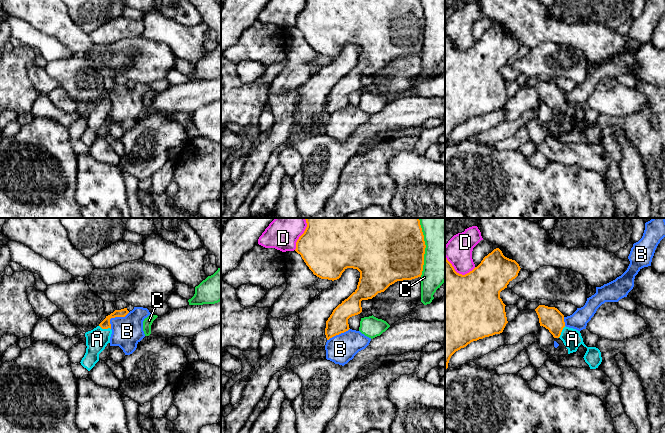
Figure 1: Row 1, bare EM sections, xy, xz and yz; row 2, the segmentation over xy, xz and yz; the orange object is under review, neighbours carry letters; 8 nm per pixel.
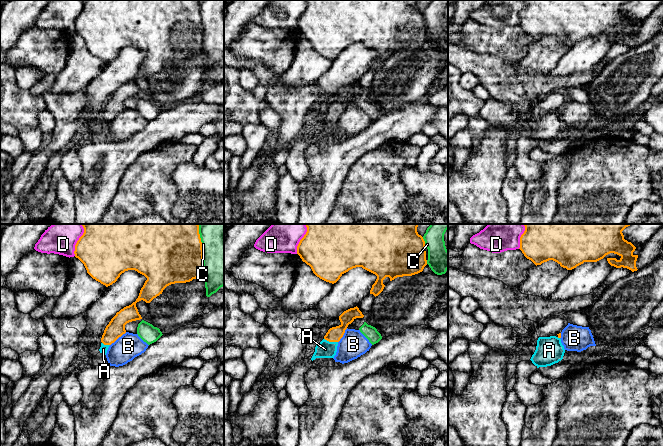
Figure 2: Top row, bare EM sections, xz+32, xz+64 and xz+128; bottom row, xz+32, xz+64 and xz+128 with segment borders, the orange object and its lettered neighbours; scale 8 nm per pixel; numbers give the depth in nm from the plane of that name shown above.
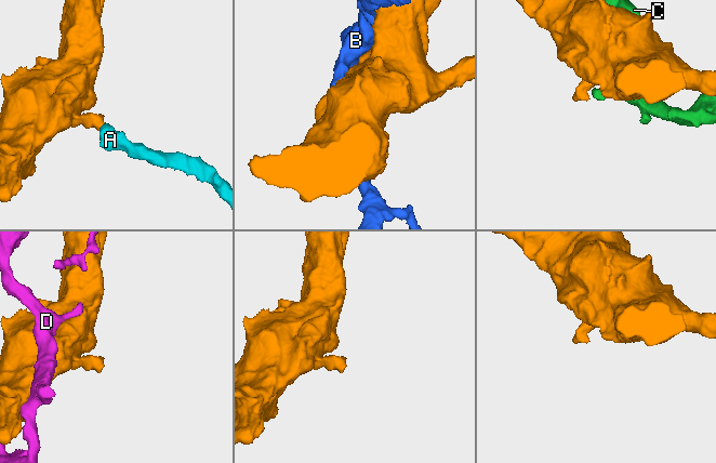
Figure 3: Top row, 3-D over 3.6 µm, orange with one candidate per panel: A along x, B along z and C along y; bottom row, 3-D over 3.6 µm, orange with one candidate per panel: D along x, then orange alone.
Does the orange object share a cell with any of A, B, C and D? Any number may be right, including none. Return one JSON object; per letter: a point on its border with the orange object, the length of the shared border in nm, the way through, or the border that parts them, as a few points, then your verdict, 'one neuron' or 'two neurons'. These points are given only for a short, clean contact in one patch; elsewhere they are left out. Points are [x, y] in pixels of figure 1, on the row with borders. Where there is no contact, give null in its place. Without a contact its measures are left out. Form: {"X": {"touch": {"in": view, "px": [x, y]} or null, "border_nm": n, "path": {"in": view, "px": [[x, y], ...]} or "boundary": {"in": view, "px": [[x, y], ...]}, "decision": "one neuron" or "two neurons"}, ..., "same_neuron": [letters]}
{"A": {"touch": {"in": "xy", "px": [105, 328]}, "border_nm": 100, "path": {"in": "xy", "px": [[105, 324], [105, 328], [97, 339]]}, "decision": "one neuron"}, "B": {"touch": {"in": "xy", "px": [115, 316]}, "border_nm": 200, "decision": "two neurons"}, "C": {"touch": {"in": "xz", "px": [425, 247]}, "border_nm": 480, "decision": "two neurons"}, "D": {"touch": {"in": "yz", "px": [458, 273]}, "border_nm": 260, "decision": "two neurons"}, "same_neuron": ["A"]}

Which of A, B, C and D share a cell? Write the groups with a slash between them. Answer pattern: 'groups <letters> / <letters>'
groups A / B / C / D

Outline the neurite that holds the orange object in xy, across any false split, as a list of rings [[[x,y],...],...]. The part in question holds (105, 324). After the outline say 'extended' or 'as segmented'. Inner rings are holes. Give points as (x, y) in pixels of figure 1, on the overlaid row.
[[[127,308],[115,310],[93,330],[85,333],[86,337],[86,353],[81,360],[81,365],[90,371],[99,361],[99,354],[110,343],[112,334],[110,319],[115,317],[125,317],[129,311]]]; extended

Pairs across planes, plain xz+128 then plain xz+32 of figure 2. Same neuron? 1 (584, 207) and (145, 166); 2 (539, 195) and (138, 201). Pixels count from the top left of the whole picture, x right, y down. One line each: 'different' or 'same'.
1: same
2: different

